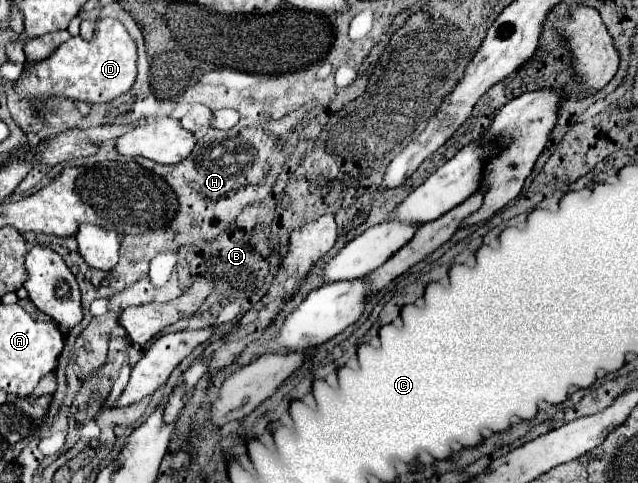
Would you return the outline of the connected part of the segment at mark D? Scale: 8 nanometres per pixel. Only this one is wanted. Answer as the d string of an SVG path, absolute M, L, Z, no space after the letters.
M98 19L94 37L90 41L82 37L70 37L62 43L46 61L36 65L26 65L26 71L16 81L16 91L20 97L26 99L46 99L48 95L66 97L72 101L88 101L88 103L106 103L116 99L118 95L126 93L136 79L136 45L128 35L126 27L116 19Z

